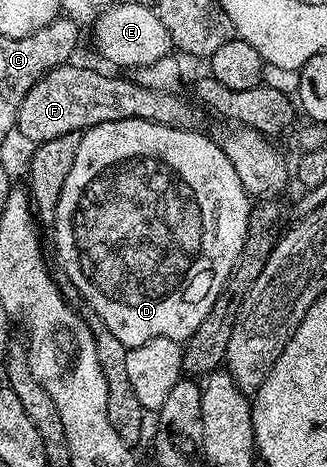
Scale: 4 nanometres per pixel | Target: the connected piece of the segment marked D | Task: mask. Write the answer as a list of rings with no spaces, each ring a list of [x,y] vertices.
[[[139,118],[103,122],[94,128],[86,128],[81,133],[71,174],[67,174],[67,182],[63,182],[63,194],[59,194],[57,209],[53,211],[53,244],[57,247],[57,260],[61,263],[66,278],[77,287],[78,294],[101,319],[100,327],[111,330],[111,334],[115,334],[115,338],[119,338],[127,350],[143,346],[143,342],[151,342],[151,338],[171,338],[184,342],[191,334],[195,334],[195,330],[199,330],[199,322],[207,318],[211,306],[215,306],[215,298],[219,298],[227,278],[233,273],[233,267],[237,265],[237,259],[243,250],[243,242],[247,238],[251,197],[243,190],[243,182],[239,182],[239,174],[235,174],[235,166],[231,166],[231,158],[227,158],[220,143],[197,131],[163,126]]]

